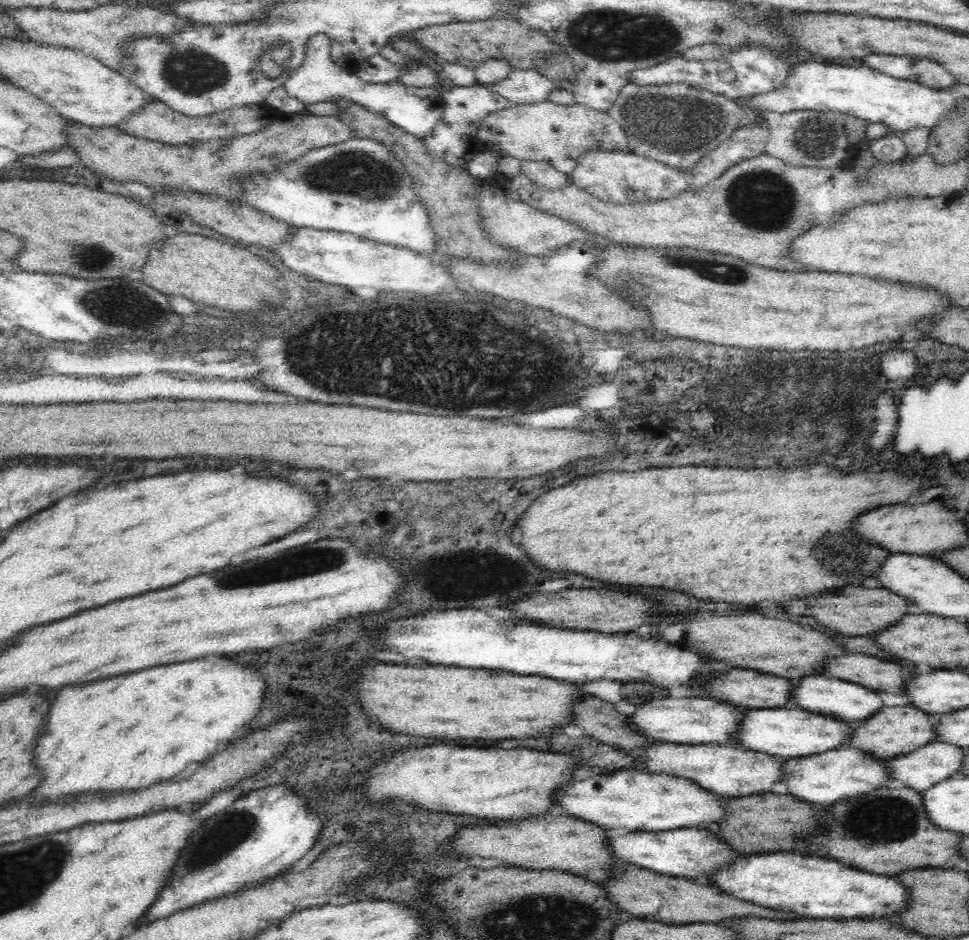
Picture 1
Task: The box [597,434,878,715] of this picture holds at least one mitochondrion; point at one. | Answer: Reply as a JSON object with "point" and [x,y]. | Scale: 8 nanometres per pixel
{"point":[834,554]}

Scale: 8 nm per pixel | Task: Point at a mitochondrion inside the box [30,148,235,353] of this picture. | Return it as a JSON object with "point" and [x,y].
{"point":[114,305]}

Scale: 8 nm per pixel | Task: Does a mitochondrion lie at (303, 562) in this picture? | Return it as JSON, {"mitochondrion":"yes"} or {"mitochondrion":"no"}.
{"mitochondrion":"yes"}

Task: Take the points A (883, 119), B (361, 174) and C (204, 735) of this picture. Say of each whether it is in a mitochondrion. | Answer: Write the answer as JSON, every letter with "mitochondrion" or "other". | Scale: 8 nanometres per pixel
{"A":"other","B":"mitochondrion","C":"other"}

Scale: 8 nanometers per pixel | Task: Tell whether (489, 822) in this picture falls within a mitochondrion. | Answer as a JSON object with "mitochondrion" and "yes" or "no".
{"mitochondrion":"no"}

